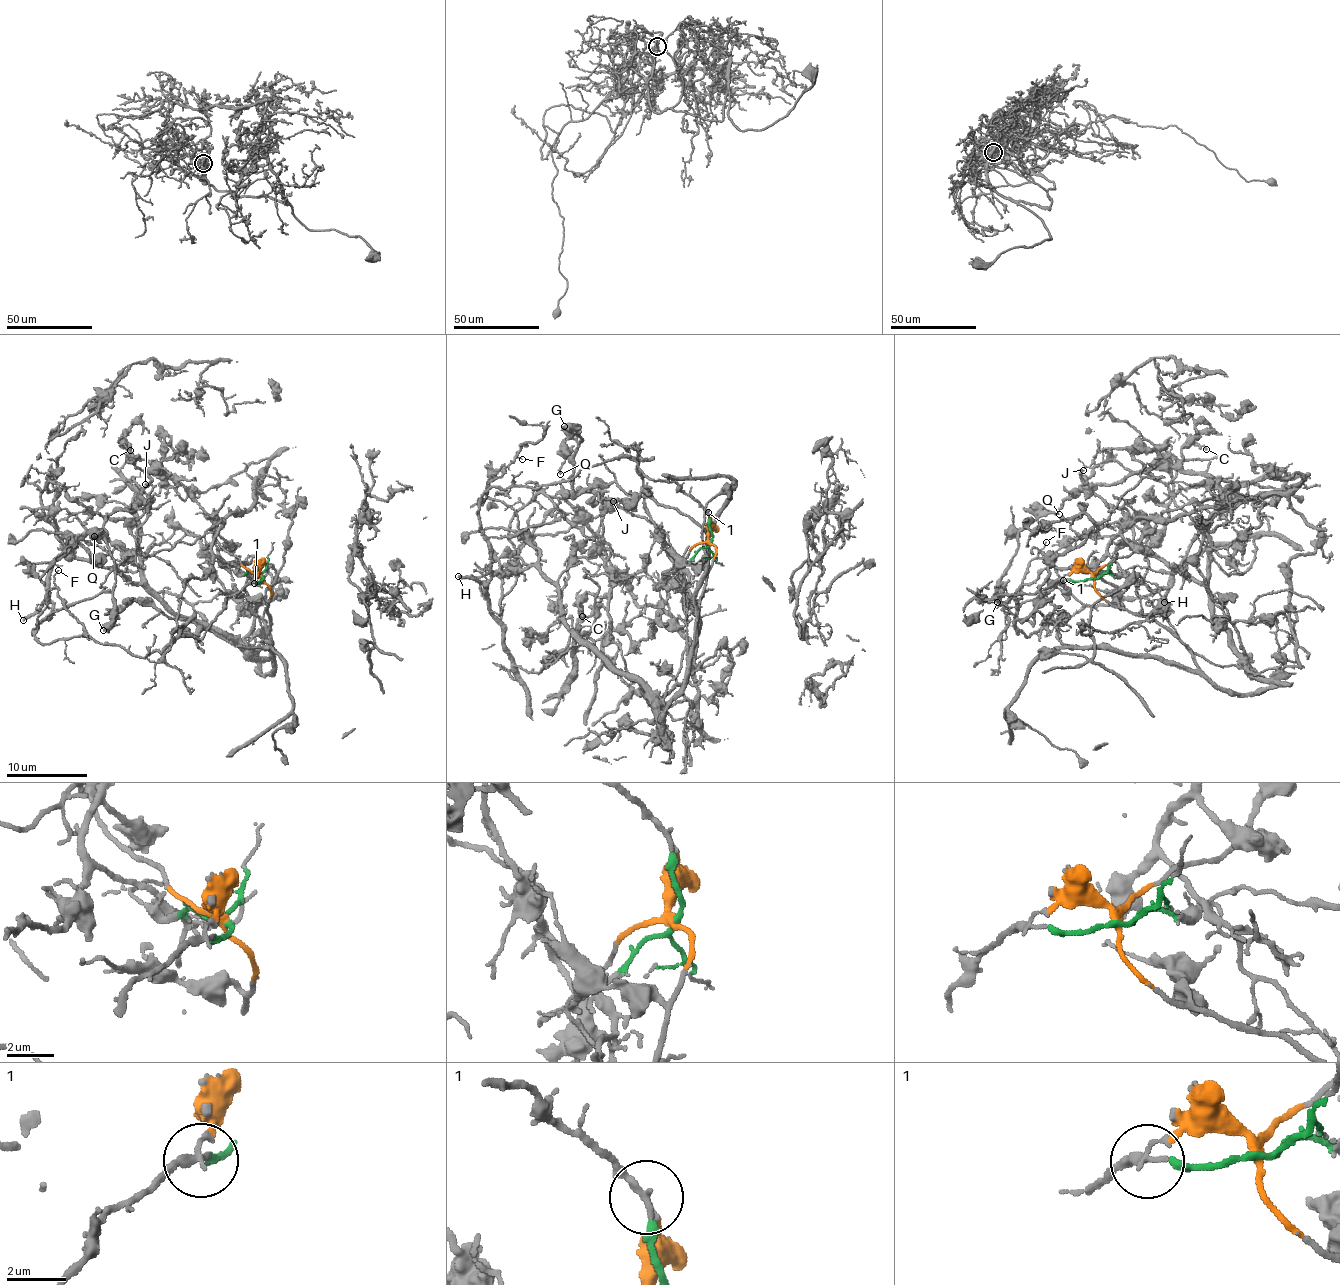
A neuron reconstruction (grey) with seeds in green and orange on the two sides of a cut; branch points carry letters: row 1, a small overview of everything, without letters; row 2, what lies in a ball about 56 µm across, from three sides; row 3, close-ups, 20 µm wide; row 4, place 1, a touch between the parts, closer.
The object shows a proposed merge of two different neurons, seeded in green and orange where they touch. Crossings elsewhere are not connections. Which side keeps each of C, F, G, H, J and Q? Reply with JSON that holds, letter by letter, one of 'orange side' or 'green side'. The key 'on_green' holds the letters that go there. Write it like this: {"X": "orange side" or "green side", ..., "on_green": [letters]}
{"C": "green side", "F": "green side", "G": "green side", "H": "green side", "J": "green side", "Q": "green side", "on_green": ["C", "F", "G", "H", "J", "Q"]}

